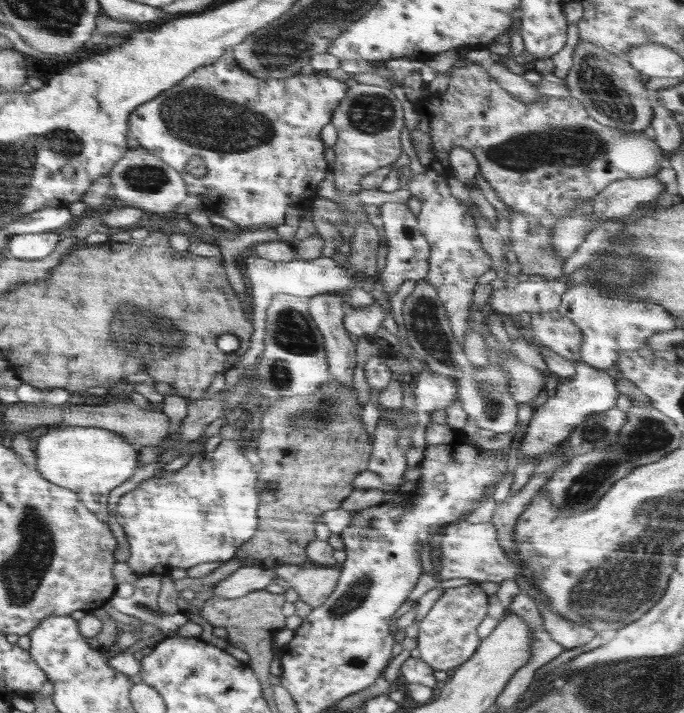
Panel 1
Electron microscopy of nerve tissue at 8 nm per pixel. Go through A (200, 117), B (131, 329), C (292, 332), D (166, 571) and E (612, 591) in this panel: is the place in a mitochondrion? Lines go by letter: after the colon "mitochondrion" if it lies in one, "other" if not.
A: mitochondrion
B: mitochondrion
C: mitochondrion
D: other
E: mitochondrion

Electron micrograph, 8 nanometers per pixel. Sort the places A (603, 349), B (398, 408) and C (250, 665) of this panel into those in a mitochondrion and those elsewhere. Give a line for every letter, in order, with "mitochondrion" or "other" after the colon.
A: other
B: other
C: other

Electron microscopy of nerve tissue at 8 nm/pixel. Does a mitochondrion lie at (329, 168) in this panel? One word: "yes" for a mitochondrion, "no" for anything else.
no

